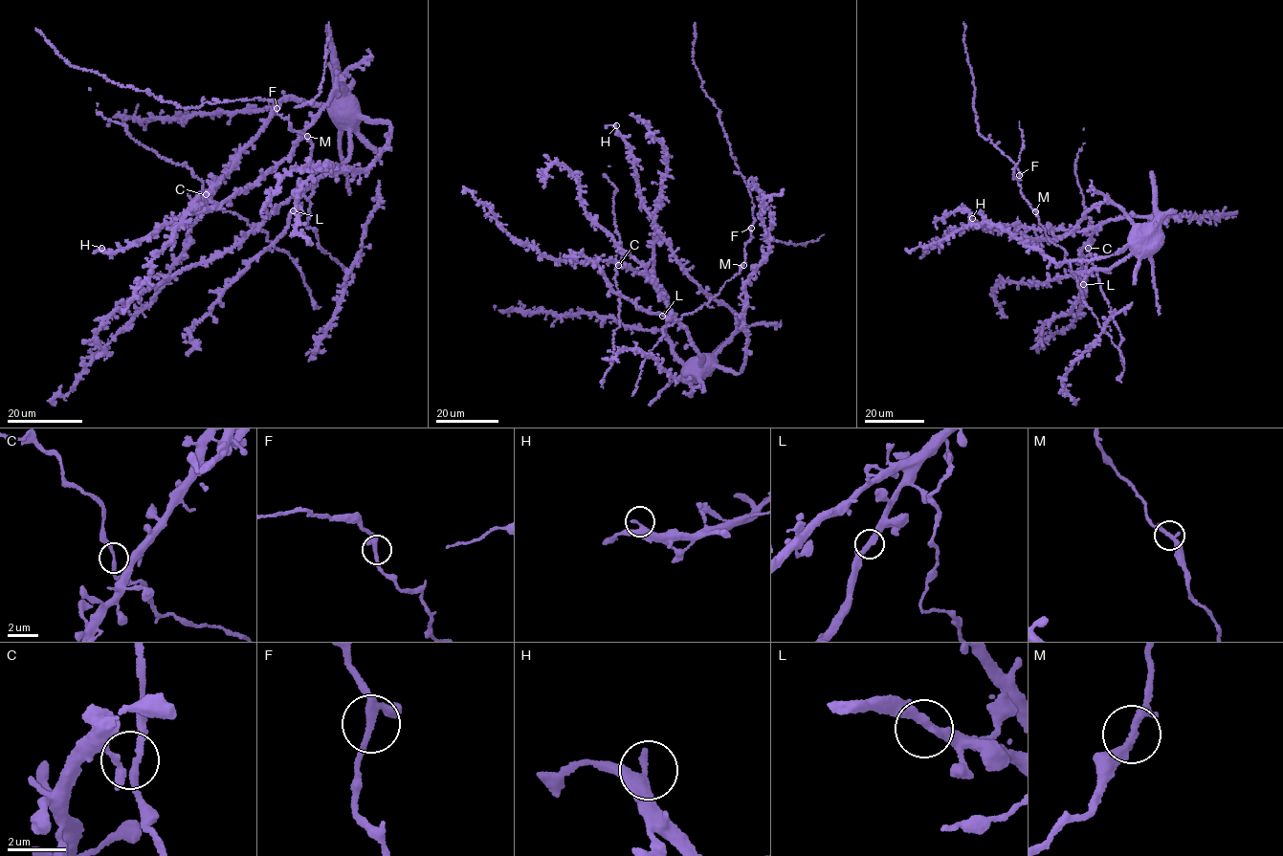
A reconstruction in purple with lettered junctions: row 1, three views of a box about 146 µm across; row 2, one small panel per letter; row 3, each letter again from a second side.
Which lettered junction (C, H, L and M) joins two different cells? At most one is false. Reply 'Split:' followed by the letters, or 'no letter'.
Split: no letter

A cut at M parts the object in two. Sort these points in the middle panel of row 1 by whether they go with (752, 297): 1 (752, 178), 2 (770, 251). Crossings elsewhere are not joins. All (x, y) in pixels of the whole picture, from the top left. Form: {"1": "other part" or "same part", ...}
{"1": "same part", "2": "same part"}

